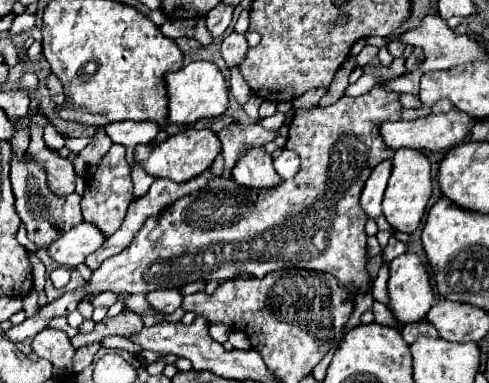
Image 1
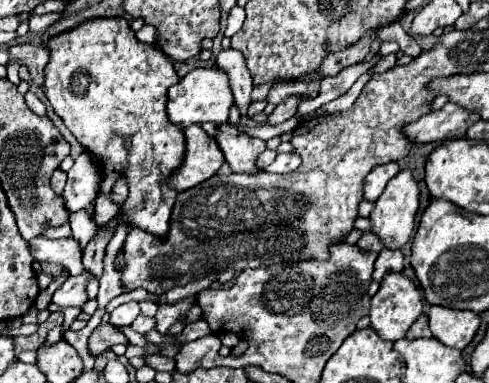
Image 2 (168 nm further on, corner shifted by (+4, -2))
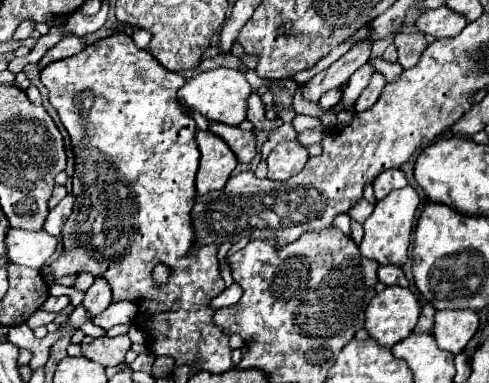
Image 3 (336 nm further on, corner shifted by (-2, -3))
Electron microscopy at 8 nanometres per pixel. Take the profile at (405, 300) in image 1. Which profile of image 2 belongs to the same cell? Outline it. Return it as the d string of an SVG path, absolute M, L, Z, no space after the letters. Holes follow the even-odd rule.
M390 272L384 276L380 282L380 290L372 298L370 306L370 326L380 334L384 340L400 340L406 336L408 328L416 322L416 318L424 310L424 300L422 300L422 290L406 276L406 274L396 274Z

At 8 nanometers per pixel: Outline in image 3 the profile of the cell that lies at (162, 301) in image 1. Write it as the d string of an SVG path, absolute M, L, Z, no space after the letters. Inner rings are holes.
M120 301L120 303L112 303L106 311L102 311L100 315L94 317L94 325L102 327L102 329L110 329L114 325L120 325L120 323L134 323L134 317L136 317L136 309L134 303L130 301Z

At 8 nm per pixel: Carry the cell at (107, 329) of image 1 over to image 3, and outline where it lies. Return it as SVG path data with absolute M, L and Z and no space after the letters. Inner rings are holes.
M120 335L120 337L98 337L94 343L90 345L82 345L82 355L90 361L96 361L104 367L110 365L120 365L124 361L124 355L130 349L130 339L128 335Z

